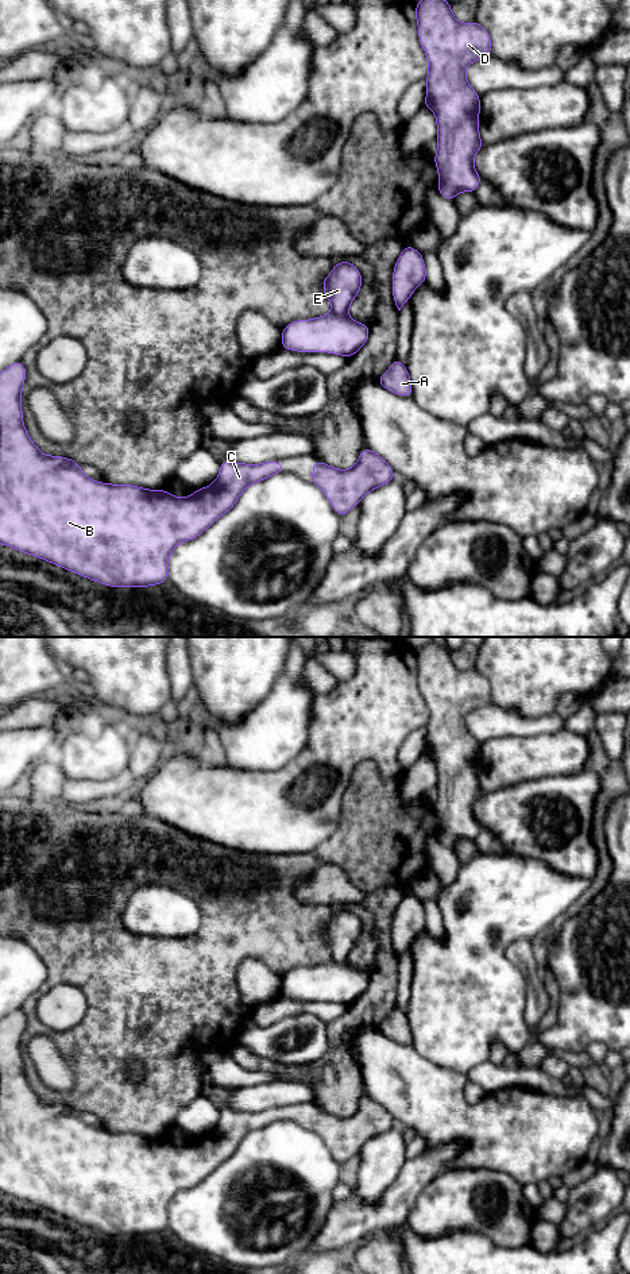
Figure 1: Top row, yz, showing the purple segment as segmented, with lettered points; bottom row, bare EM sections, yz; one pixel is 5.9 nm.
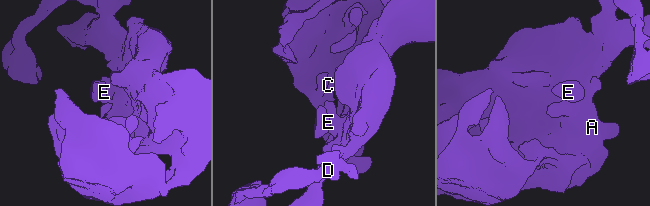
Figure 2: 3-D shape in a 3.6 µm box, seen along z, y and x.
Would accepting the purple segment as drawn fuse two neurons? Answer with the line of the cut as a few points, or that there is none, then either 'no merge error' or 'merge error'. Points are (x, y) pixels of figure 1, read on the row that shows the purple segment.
no cut | no merge error

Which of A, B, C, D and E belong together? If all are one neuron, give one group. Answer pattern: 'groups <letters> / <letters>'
groups A B C D E

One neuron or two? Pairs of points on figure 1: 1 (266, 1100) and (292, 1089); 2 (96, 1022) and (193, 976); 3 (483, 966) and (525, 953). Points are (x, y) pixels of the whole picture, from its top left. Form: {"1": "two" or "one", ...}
{"1": "one", "2": "one", "3": "two"}

